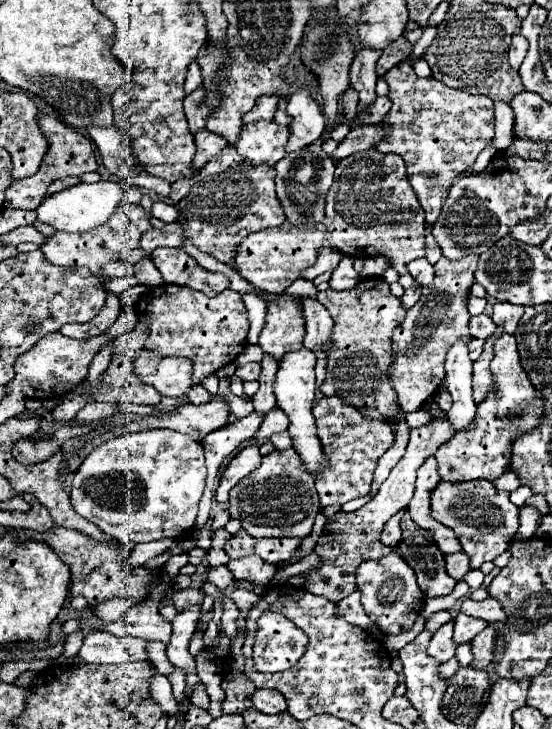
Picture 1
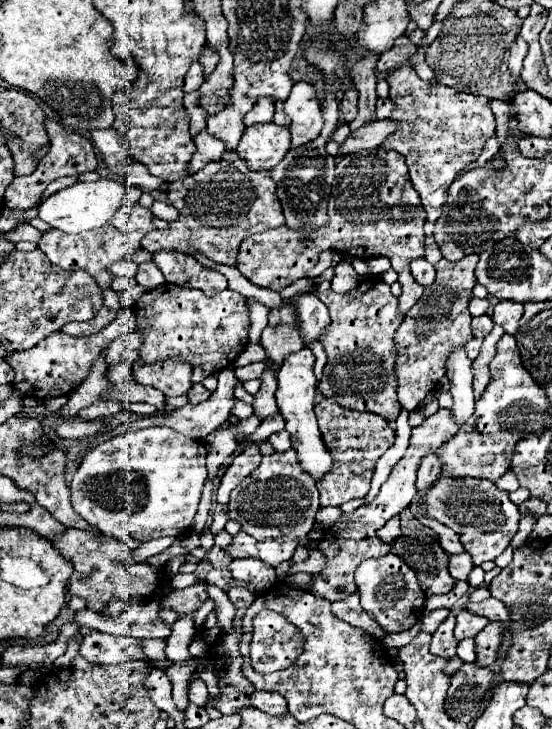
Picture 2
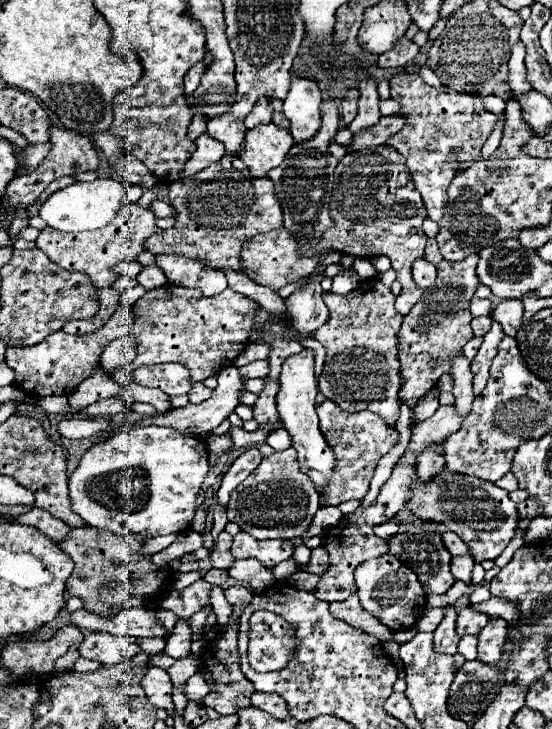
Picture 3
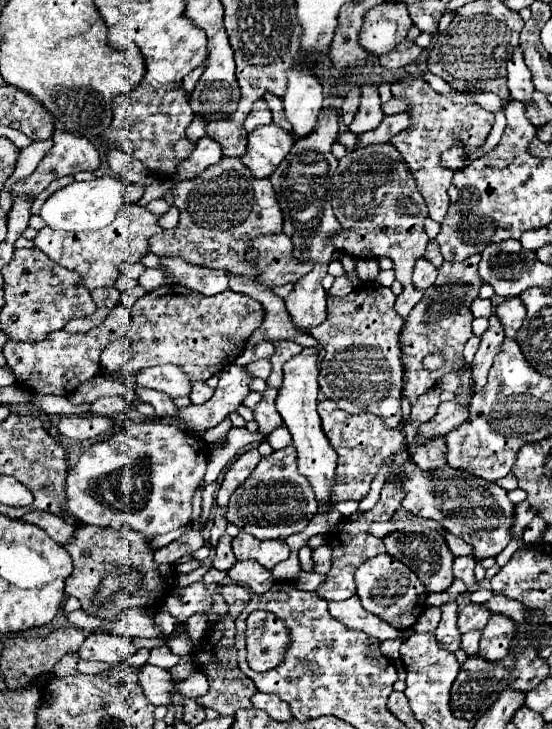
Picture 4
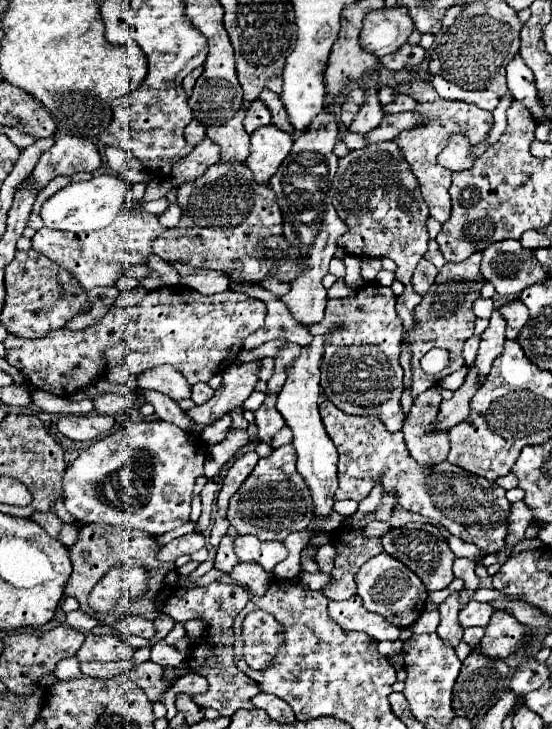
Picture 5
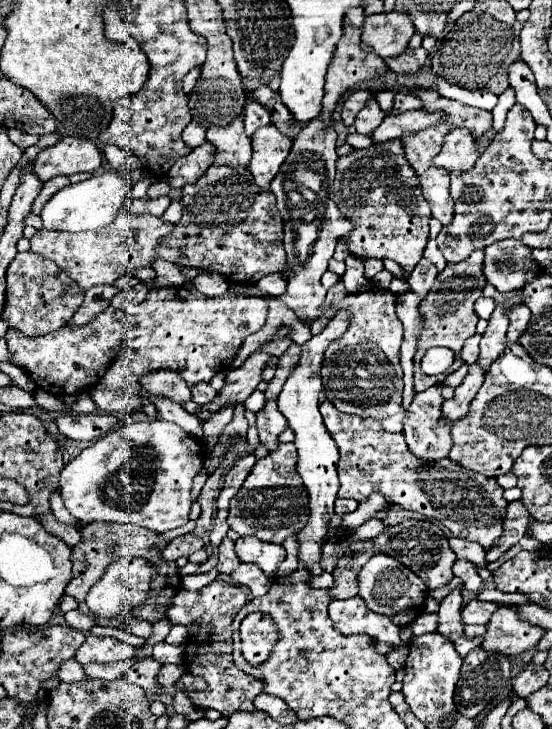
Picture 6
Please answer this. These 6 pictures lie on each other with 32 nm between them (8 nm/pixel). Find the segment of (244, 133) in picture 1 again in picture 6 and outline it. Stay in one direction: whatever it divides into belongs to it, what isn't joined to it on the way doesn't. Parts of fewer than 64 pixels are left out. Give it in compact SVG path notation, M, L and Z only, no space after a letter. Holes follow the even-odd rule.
M274 124L258 128L252 134L252 158L248 168L260 188L270 188L272 176L276 176L276 172L280 170L290 148L292 140L276 130Z

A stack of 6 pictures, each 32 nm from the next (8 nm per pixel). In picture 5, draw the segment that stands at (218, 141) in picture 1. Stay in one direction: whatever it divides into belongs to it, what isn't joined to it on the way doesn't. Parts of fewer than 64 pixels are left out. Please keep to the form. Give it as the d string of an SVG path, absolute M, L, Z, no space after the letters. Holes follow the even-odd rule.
M208 138L202 140L184 160L176 164L176 168L172 168L172 184L178 186L182 182L196 180L208 166L218 164L218 160L220 160L220 146Z

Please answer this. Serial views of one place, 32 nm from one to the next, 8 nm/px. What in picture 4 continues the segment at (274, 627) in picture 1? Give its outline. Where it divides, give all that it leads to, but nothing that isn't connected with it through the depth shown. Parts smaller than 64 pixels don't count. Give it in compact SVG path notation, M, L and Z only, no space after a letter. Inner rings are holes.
M252 612L246 620L246 626L246 652L250 668L264 672L280 666L290 644L290 632L286 624L270 612Z

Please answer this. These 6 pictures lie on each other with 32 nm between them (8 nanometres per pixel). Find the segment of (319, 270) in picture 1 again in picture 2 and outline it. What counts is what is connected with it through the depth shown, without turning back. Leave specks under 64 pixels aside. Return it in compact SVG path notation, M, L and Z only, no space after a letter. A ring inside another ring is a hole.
M324 250L324 252L320 254L320 258L318 258L316 266L314 266L312 270L308 270L308 272L306 272L306 278L318 278L324 270L328 270L328 268L336 266L342 258L344 258L344 256L342 256L340 252L336 252L336 250Z

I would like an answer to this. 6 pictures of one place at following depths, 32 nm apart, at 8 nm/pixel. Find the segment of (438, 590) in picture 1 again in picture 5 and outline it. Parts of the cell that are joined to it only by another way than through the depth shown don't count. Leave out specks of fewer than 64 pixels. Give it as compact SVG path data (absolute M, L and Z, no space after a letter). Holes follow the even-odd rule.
M424 526L424 530L406 530L406 528L394 528L388 534L384 534L382 538L382 546L384 550L400 560L402 564L406 564L422 582L424 586L432 592L432 590L444 590L452 580L452 562L456 556L452 556L452 550L446 544L446 538L442 534L440 528L436 526Z

